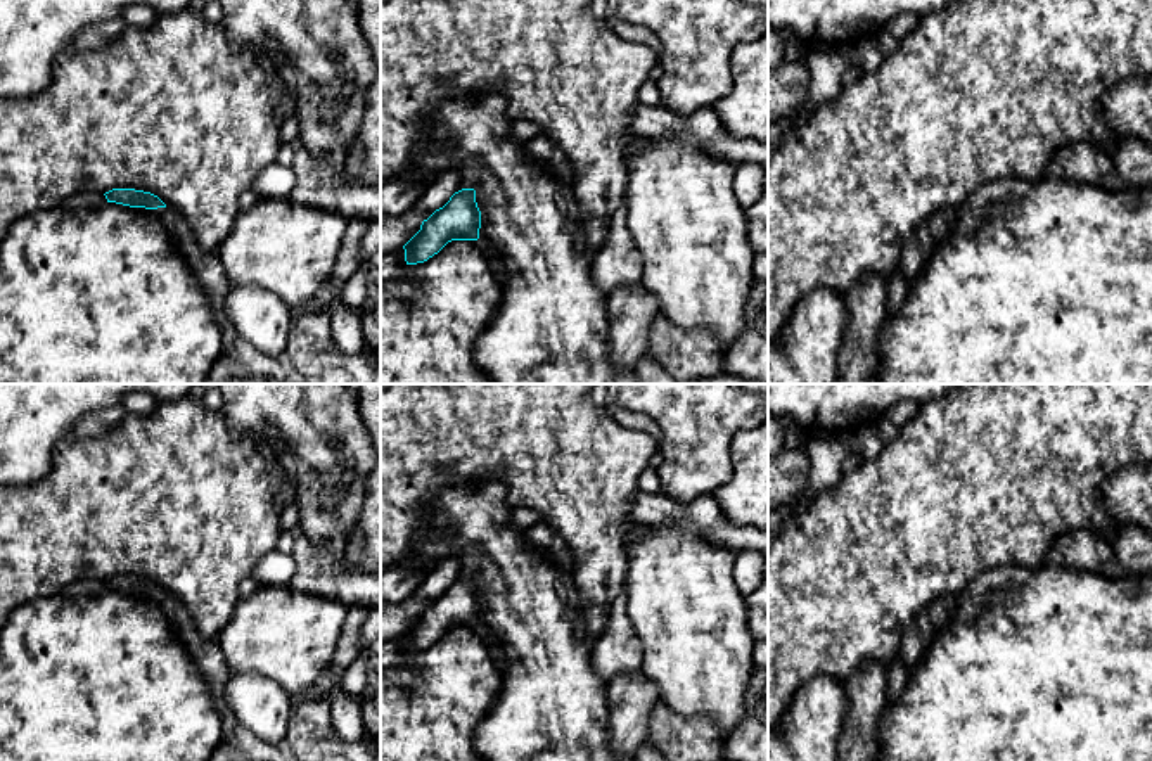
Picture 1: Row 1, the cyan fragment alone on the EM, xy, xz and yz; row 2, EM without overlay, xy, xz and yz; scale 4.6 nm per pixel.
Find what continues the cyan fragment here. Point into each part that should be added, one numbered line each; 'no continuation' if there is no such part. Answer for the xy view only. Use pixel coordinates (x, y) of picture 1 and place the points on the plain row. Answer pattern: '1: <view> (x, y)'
1: xy (206, 652)

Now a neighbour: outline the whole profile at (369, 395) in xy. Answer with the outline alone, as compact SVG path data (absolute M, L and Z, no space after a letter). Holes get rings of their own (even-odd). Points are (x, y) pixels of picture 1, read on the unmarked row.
M356 384L360 415L381 457L381 384Z

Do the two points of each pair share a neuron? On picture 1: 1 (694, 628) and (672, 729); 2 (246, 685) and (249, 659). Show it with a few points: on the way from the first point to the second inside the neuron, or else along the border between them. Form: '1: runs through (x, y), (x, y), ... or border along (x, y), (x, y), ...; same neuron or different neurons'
1: border along (661, 701), (680, 715), (708, 716), (715, 723); different neurons
2: border along (230, 671), (262, 673), (284, 690); different neurons

